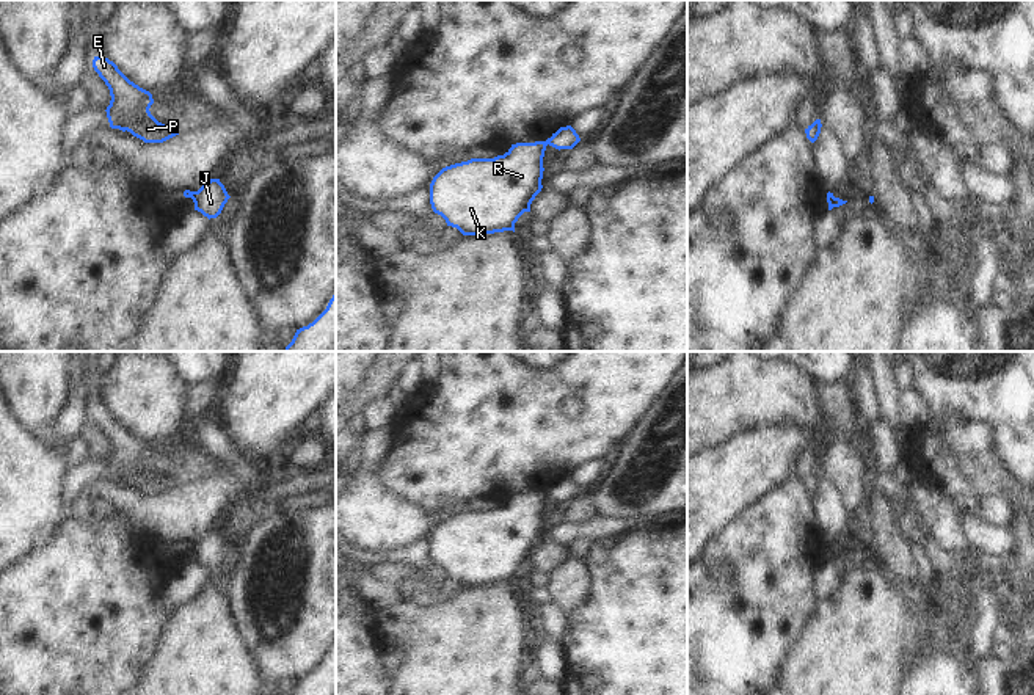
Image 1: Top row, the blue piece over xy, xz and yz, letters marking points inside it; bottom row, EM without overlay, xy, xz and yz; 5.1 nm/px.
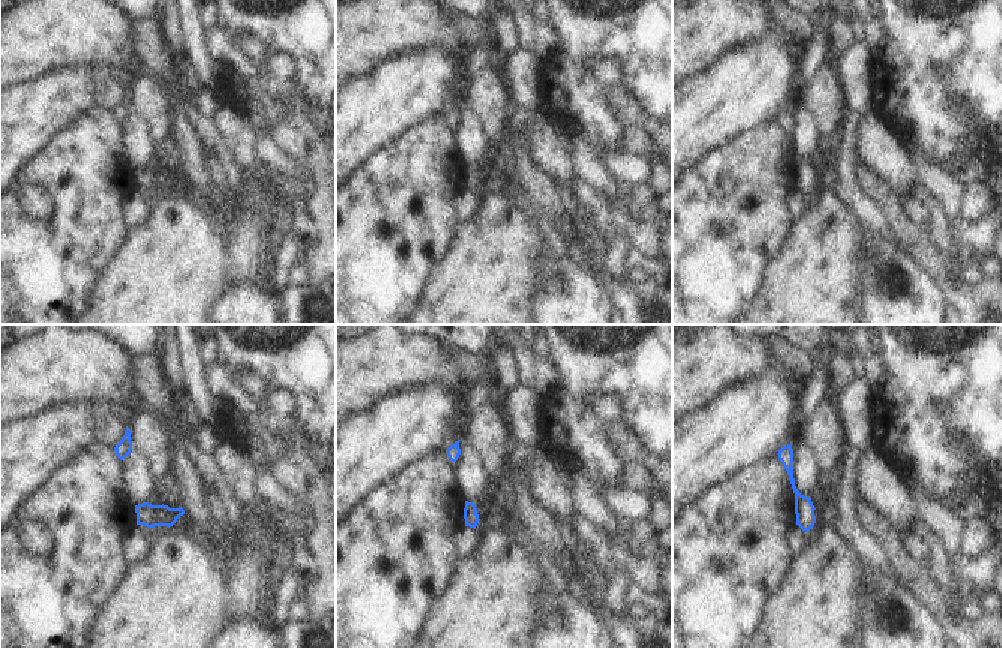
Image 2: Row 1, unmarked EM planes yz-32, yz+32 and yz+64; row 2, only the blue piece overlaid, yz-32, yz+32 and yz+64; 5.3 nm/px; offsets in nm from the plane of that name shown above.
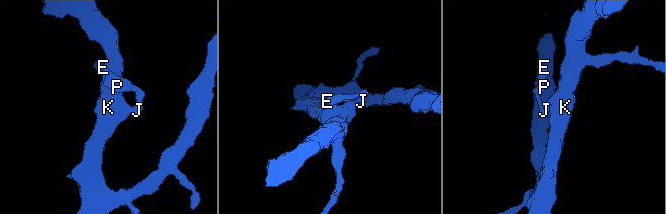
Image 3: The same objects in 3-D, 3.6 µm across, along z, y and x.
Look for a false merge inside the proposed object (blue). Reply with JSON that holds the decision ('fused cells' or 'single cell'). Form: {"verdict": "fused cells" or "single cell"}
{"verdict": "fused cells"}

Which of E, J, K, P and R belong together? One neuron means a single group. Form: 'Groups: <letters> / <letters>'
Groups: E J P / K R

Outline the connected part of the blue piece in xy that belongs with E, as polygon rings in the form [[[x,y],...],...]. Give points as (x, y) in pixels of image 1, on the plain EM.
[[[99,406],[93,419],[110,441],[111,452],[105,463],[111,480],[127,482],[144,494],[163,494],[179,486],[151,466],[152,446],[130,433],[113,413]]]

